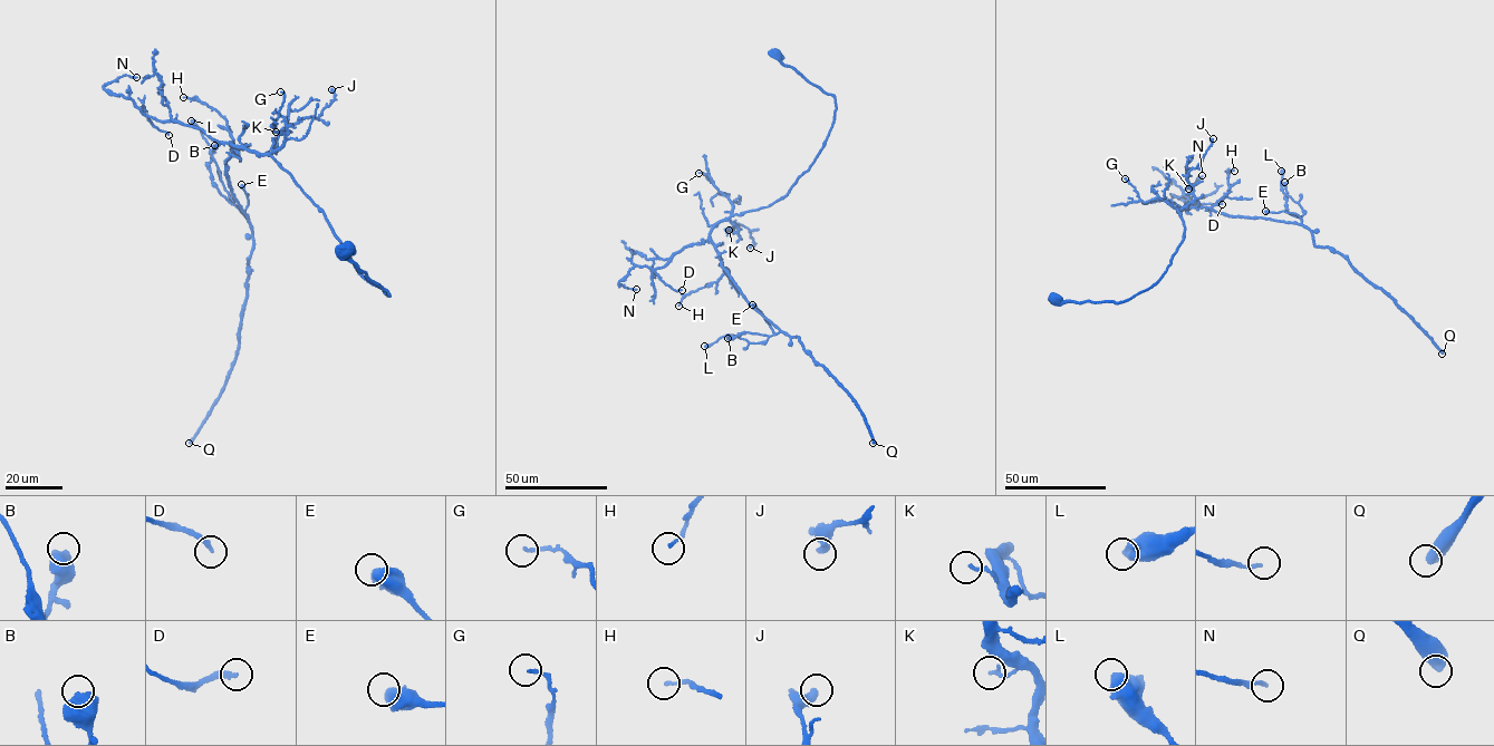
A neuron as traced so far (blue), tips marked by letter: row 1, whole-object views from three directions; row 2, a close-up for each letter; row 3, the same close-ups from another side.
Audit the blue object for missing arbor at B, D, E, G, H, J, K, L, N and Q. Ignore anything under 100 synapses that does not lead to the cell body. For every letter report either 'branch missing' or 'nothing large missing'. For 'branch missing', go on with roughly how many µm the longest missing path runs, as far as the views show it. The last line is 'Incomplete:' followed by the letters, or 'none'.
B: nothing large missing
D: nothing large missing
E: nothing large missing
G: nothing large missing
H: nothing large missing
J: nothing large missing
K: nothing large missing
L: nothing large missing
N: nothing large missing
Q: branch missing; missing 550 µm
Incomplete: Q

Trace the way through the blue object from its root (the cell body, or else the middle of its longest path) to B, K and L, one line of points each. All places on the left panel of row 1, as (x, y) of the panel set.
B: (345, 249), (388, 296), (280, 164), (232, 145), (224, 172), (248, 221), (212, 182), (214, 145)
K: (345, 249), (348, 260), (388, 296), (360, 273), (323, 210), (280, 164), (264, 154), (276, 151), (276, 132)
L: (345, 249), (388, 296), (360, 273), (324, 211), (280, 164), (232, 145), (224, 172), (248, 221), (191, 120)

